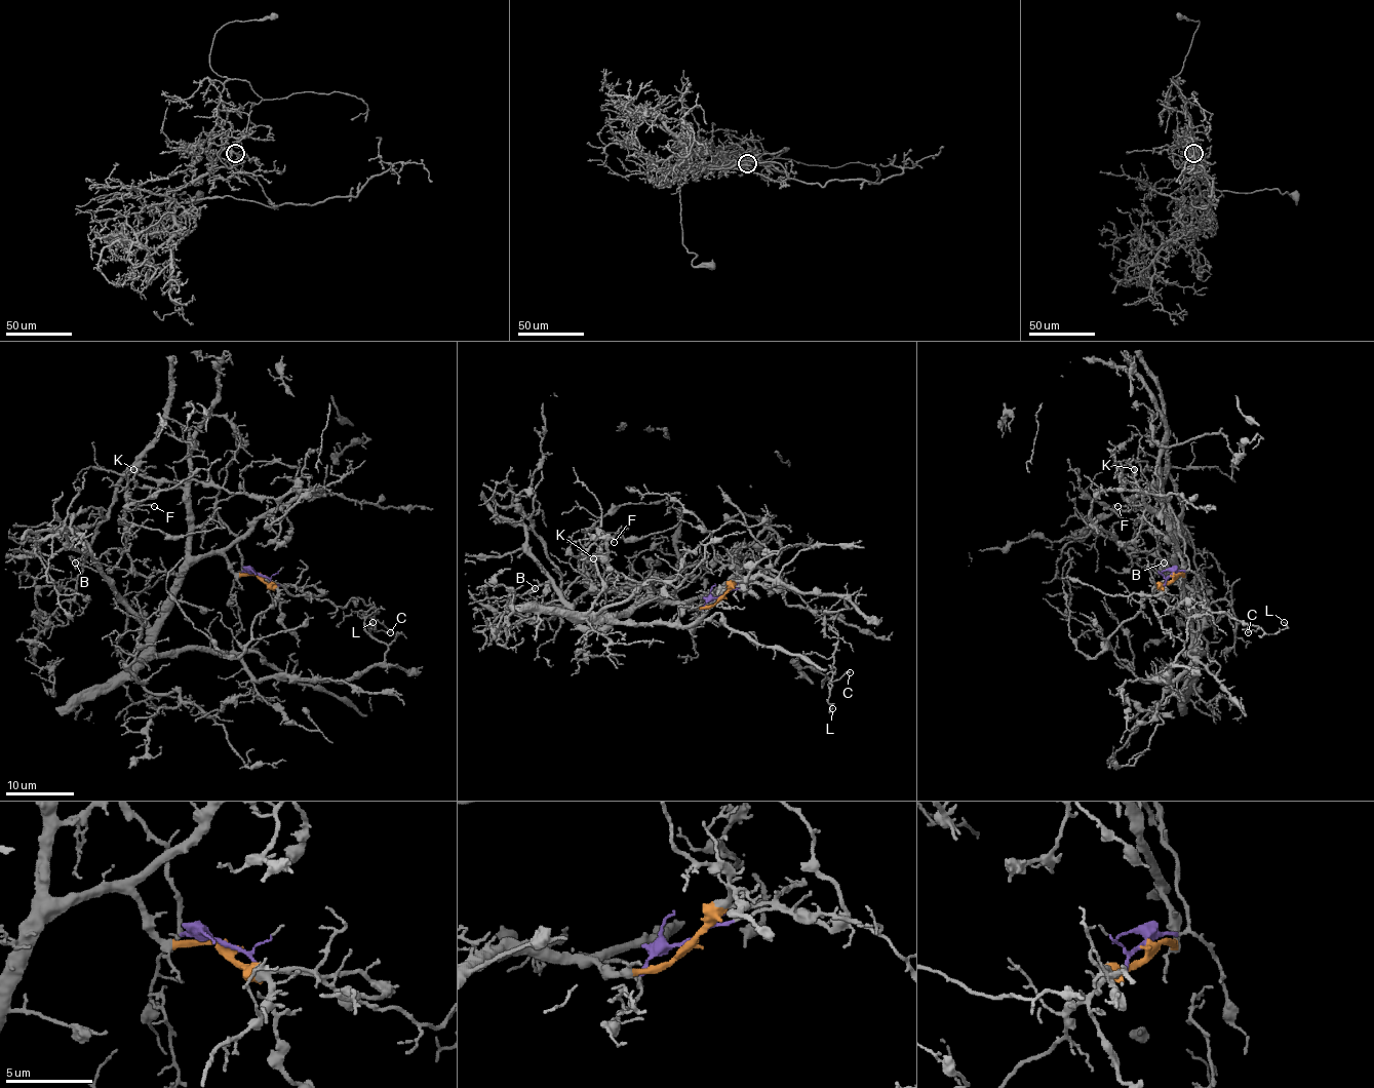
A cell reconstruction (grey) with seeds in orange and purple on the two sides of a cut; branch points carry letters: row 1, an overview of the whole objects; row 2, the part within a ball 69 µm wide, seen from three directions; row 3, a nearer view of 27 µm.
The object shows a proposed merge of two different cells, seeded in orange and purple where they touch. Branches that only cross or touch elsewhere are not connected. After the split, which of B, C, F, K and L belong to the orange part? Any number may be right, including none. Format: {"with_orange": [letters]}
{"with_orange": ["B", "F", "K"]}

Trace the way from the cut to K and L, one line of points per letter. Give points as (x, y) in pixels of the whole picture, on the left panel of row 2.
K: (261, 575), (235, 575), (220, 554), (190, 554), (185, 493), (180, 488), (141, 488), (127, 477), (133, 468)
L: (261, 575), (276, 585), (298, 586), (344, 607), (359, 598), (379, 612), (369, 634), (374, 622)

